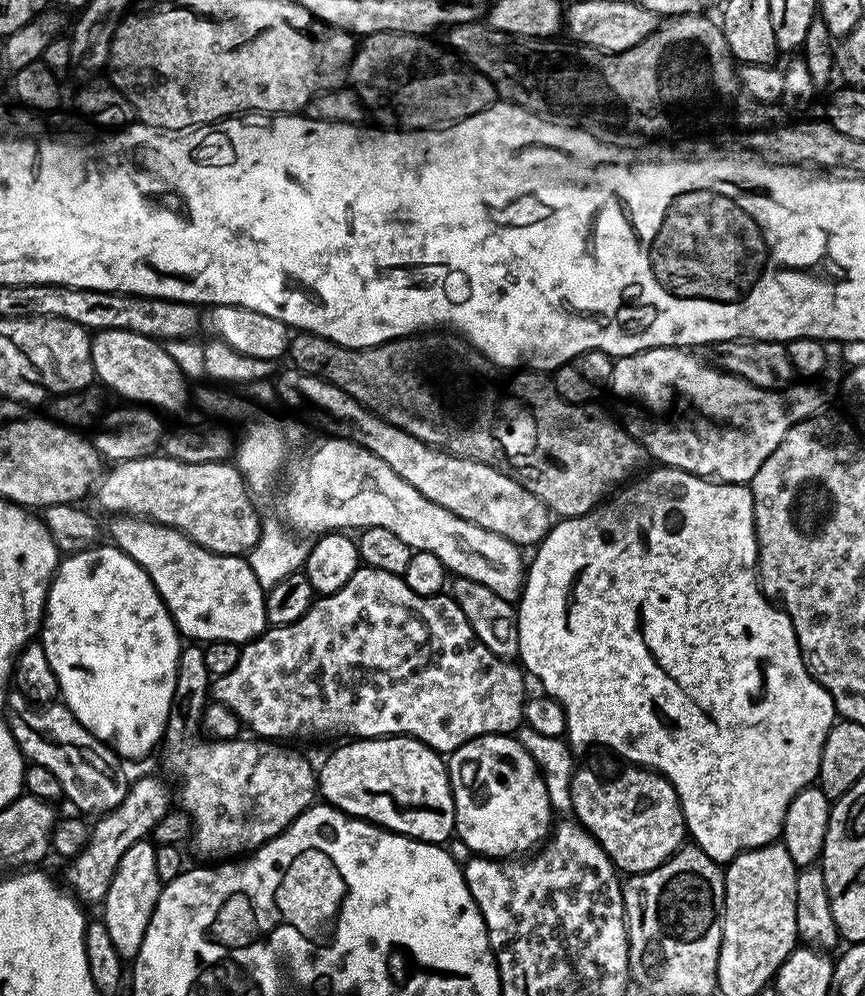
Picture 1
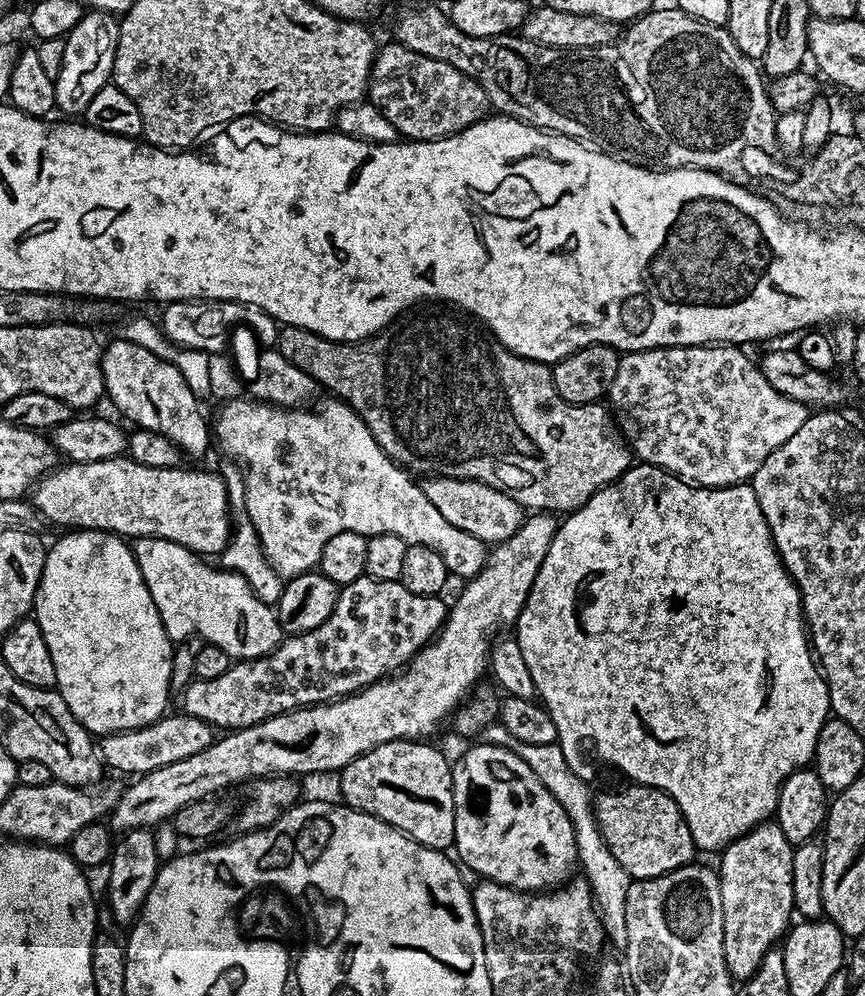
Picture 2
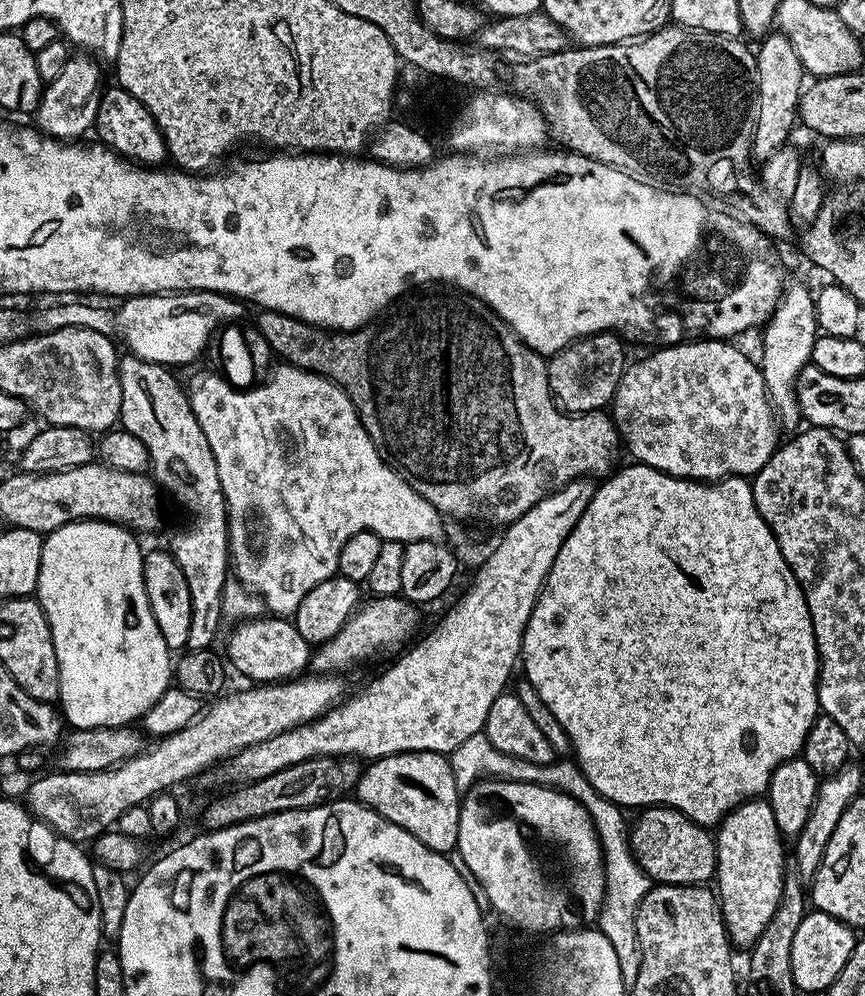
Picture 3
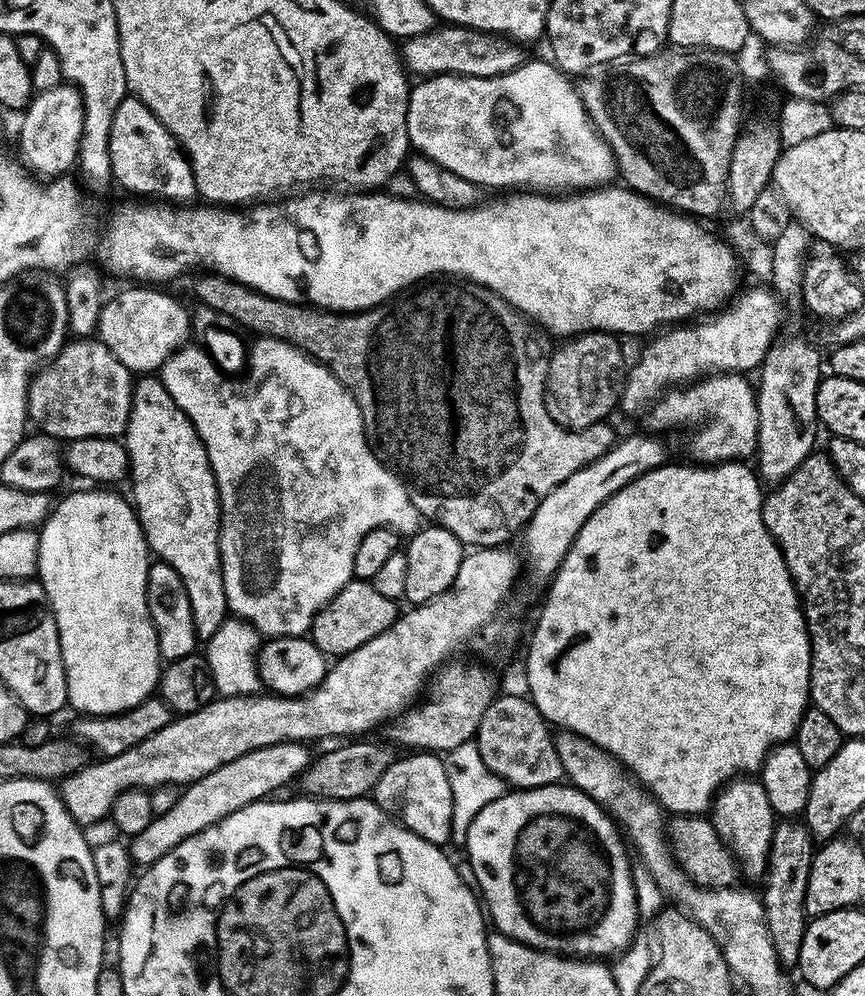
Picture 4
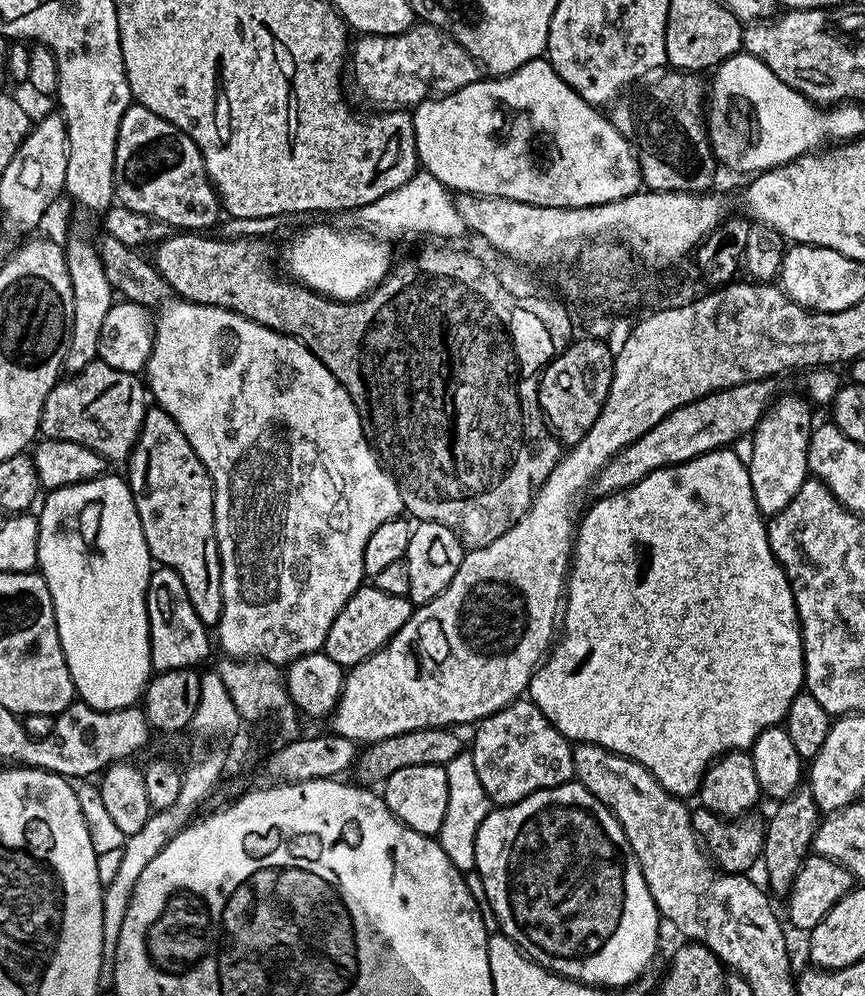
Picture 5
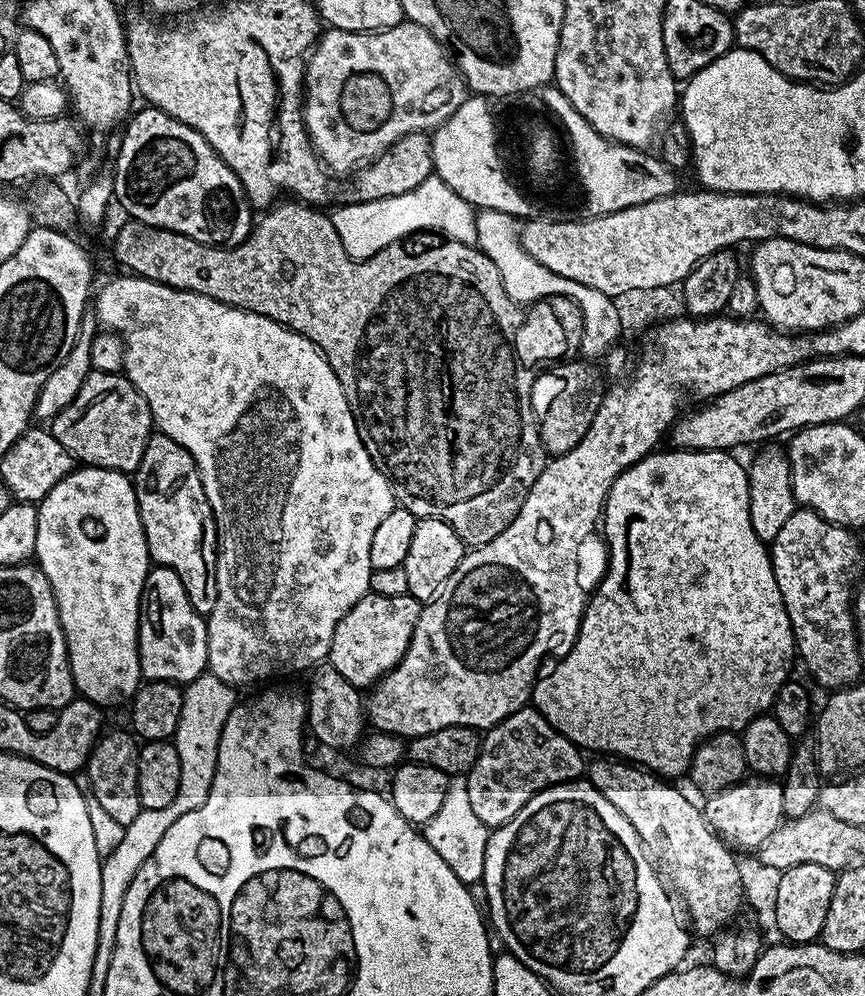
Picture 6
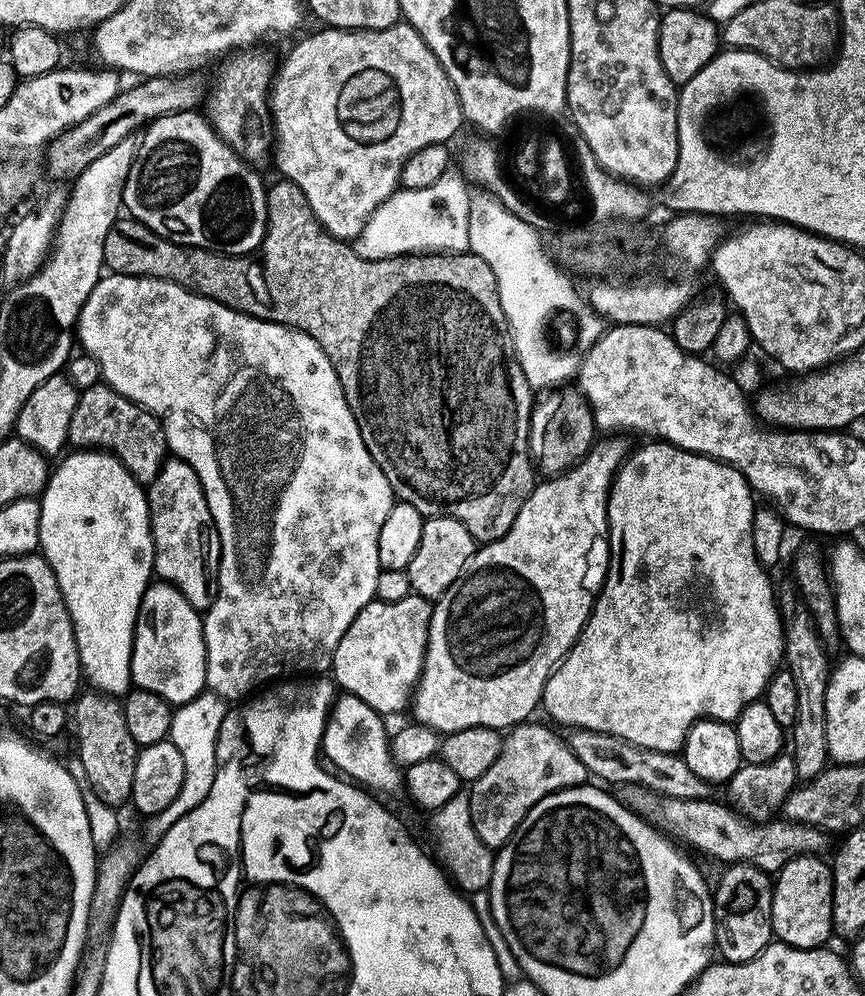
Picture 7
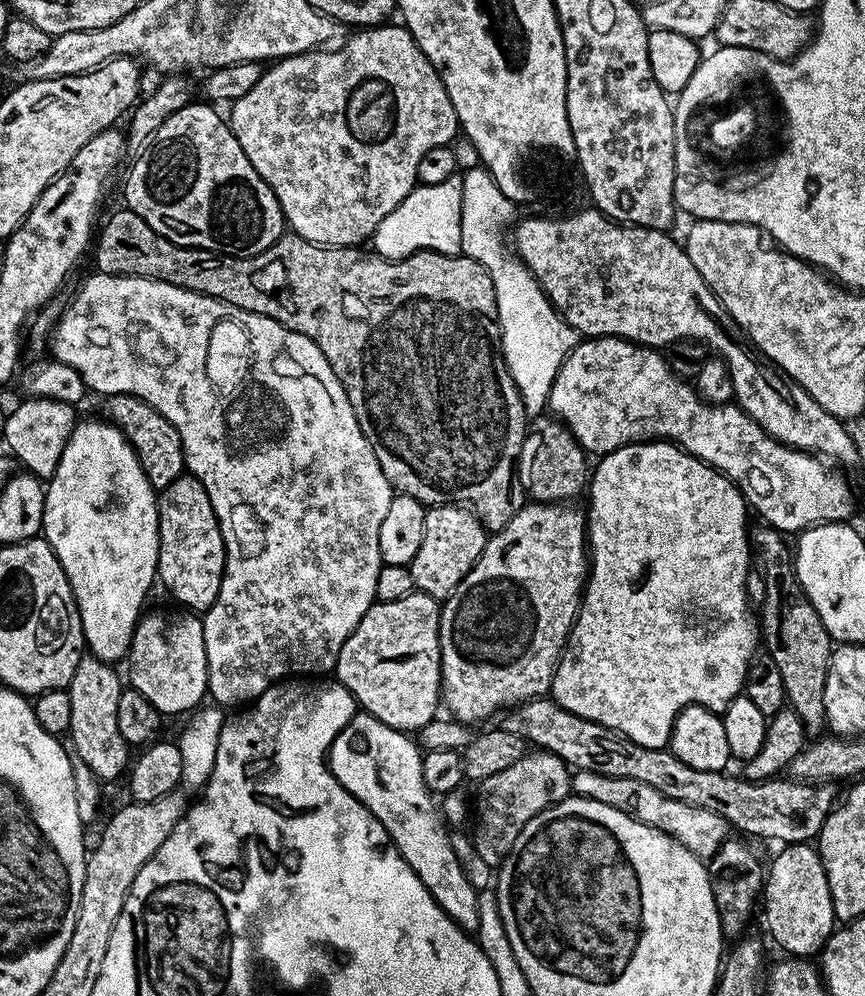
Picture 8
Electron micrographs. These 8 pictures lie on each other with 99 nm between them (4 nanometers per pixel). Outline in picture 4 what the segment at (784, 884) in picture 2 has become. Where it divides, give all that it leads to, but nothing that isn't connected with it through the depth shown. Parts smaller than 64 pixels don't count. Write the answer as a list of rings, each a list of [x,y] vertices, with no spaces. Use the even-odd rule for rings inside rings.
[[[733,778],[716,793],[712,802],[710,819],[714,830],[722,838],[732,855],[738,861],[741,873],[748,876],[763,877],[768,868],[770,854],[770,838],[772,830],[778,823],[778,817],[772,811],[770,798],[766,798],[766,790],[756,778]]]

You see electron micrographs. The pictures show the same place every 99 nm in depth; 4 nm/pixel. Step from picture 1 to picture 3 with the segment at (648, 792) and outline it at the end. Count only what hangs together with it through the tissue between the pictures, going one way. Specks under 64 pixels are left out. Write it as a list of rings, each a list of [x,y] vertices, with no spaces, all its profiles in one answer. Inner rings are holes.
[[[649,806],[630,824],[632,856],[656,884],[707,885],[716,874],[716,841],[707,827],[695,824],[677,808]]]

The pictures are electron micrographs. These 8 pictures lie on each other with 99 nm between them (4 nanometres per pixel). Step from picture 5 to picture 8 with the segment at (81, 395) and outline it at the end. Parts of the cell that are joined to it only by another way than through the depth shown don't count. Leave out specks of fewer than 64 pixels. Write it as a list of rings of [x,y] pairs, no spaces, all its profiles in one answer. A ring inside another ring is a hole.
[[[113,396],[107,404],[109,412],[107,415],[111,423],[115,424],[131,442],[152,488],[157,490],[165,488],[170,486],[170,482],[185,475],[184,451],[180,445],[178,430],[174,430],[174,426],[170,426],[170,422],[166,422],[166,418],[158,414],[158,410],[154,410],[145,400],[140,400],[137,396]]]

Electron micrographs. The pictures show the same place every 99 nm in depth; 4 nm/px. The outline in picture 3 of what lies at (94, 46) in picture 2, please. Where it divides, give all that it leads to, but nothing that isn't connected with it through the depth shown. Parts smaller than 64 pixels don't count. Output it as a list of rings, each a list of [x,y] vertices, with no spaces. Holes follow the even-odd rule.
[[[76,55],[69,57],[61,74],[47,83],[40,97],[39,106],[34,113],[37,129],[52,139],[76,140],[83,137],[80,135],[95,125],[102,91],[99,68],[101,65],[97,59],[89,55]]]

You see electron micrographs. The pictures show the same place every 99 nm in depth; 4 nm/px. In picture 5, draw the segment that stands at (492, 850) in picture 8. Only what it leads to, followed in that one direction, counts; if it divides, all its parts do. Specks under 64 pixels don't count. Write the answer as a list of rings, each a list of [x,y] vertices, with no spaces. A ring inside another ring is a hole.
[[[531,699],[513,700],[502,710],[479,721],[474,731],[476,737],[470,745],[474,770],[478,770],[478,782],[482,782],[482,790],[486,790],[493,805],[517,804],[538,790],[567,784],[576,775],[573,745]]]

